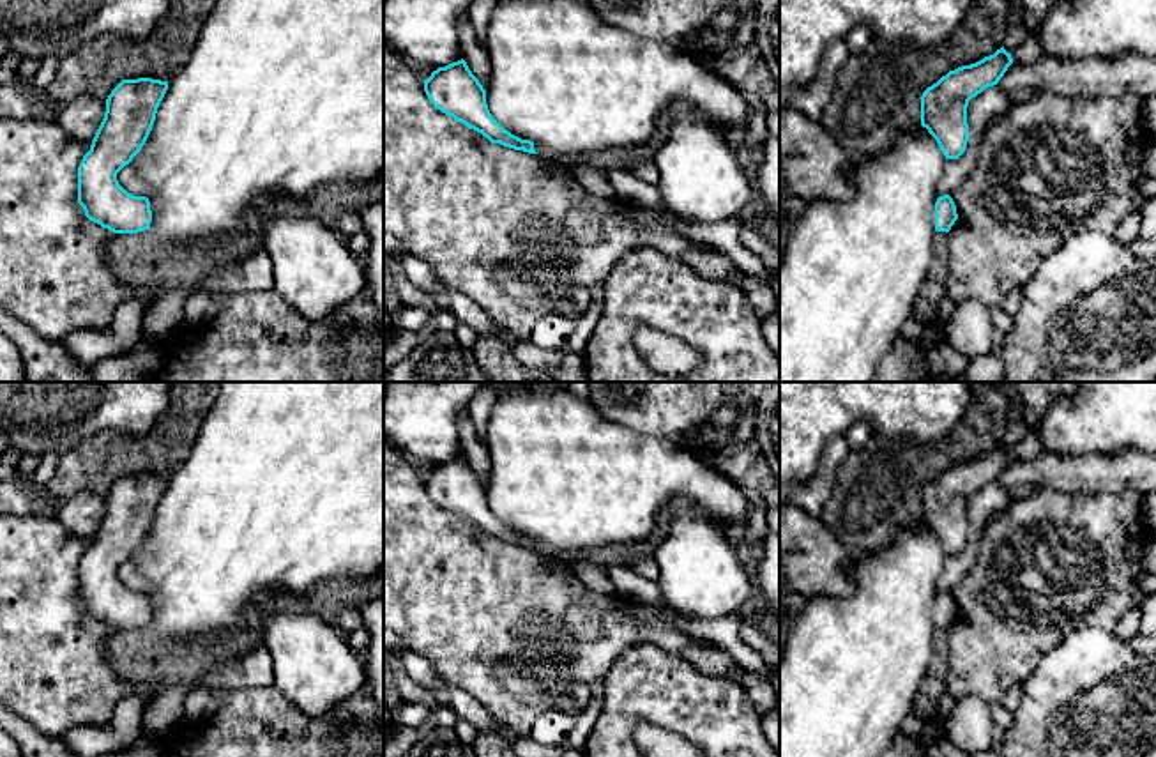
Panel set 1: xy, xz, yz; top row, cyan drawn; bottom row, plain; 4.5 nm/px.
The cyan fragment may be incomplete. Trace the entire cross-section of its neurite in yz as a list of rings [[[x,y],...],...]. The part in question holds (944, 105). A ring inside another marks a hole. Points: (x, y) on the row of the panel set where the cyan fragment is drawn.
[[[1002,46],[976,64],[949,71],[923,92],[921,126],[937,140],[946,159],[958,159],[967,149],[969,101],[997,85],[1011,64],[1011,53]]]

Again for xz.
[[[463,58],[433,71],[424,80],[424,92],[437,110],[481,133],[491,143],[537,154],[534,141],[511,134],[493,119],[486,104],[486,90]]]

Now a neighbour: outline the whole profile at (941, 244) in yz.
[[[937,232],[933,241],[932,267],[924,285],[916,299],[912,318],[924,327],[935,320],[935,310],[940,299],[946,297],[946,279],[949,274],[949,233]]]

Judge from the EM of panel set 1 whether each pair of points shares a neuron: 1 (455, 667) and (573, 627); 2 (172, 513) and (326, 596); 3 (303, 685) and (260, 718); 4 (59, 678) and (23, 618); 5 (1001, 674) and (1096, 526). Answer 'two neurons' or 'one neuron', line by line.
1: one neuron
2: two neurons
3: two neurons
4: one neuron
5: one neuron

